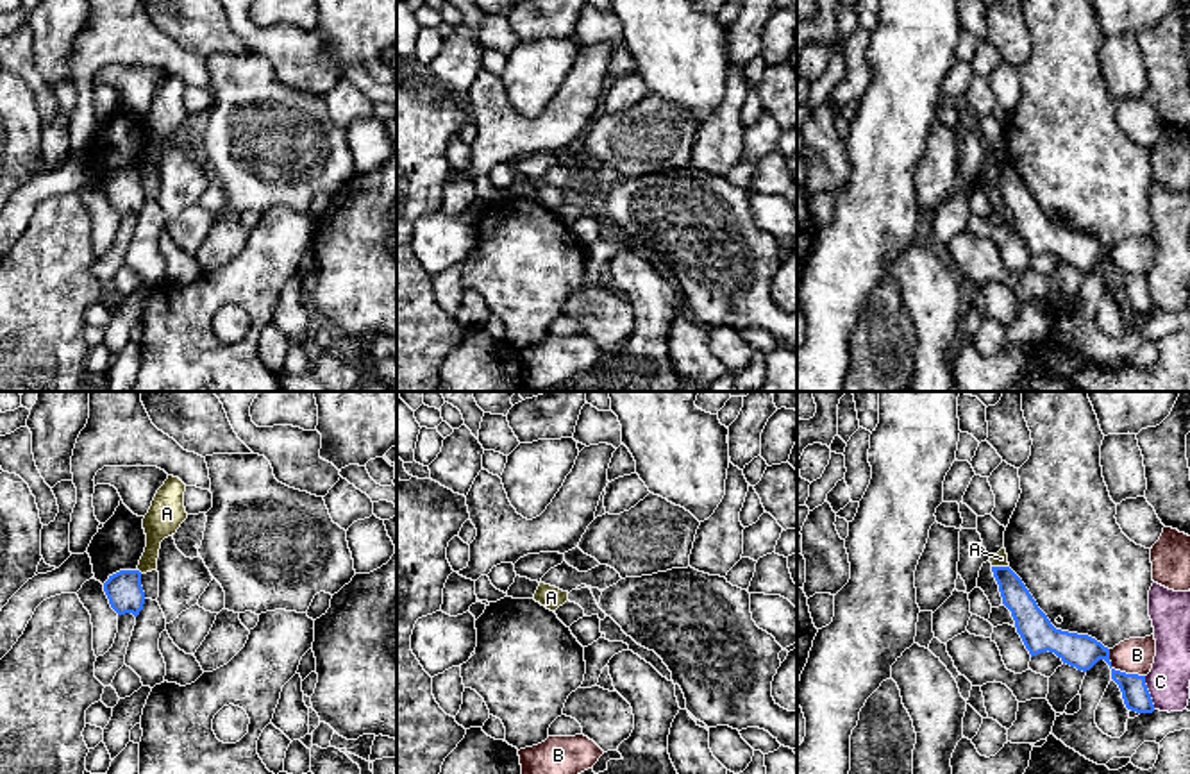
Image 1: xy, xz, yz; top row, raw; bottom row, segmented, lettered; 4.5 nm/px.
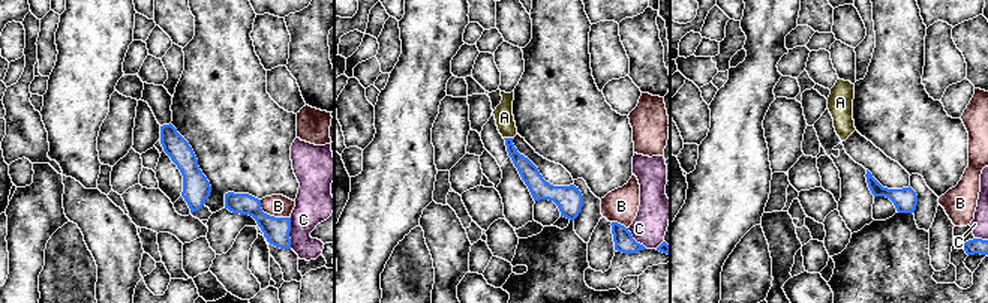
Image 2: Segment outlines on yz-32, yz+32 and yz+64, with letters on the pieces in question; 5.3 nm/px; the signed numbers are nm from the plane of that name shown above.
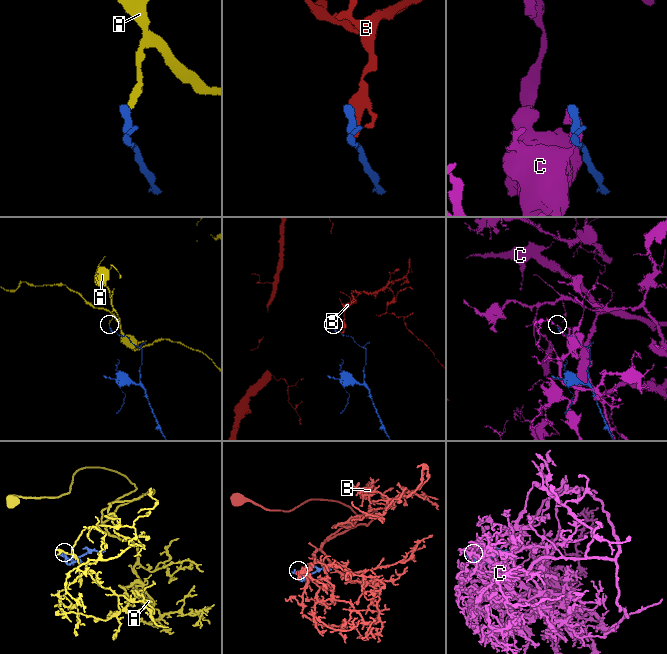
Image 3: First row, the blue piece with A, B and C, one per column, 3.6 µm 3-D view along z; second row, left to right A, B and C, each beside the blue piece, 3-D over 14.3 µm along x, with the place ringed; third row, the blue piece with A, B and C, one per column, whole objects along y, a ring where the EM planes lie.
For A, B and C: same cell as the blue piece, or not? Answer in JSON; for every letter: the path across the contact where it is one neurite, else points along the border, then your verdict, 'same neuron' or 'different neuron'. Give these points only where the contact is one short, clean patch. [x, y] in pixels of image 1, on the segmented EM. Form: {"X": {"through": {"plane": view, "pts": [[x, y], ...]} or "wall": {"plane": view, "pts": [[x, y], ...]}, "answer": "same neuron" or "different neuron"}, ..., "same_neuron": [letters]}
{"A": {"wall": {"plane": "yz", "pts": [[992, 565], [1008, 567]]}, "answer": "different neuron"}, "B": {"wall": {"plane": "yz", "pts": [[1108, 649], [1108, 660], [1115, 669], [1144, 676]]}, "answer": "different neuron"}, "C": {"answer": "different neuron"}, "same_neuron": []}

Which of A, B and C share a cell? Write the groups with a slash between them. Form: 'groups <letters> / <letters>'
groups A / B / C

